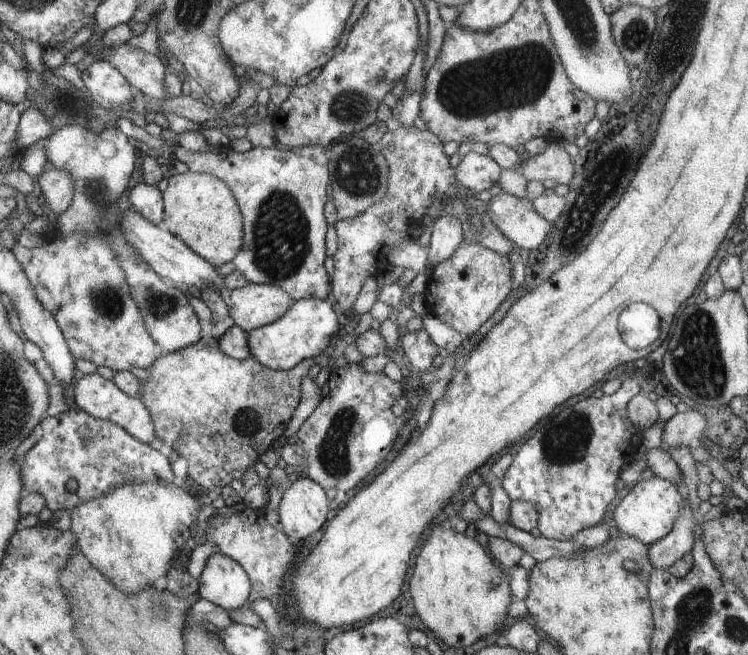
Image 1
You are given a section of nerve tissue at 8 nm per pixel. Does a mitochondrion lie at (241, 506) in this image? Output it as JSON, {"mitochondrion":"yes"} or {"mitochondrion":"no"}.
{"mitochondrion":"no"}

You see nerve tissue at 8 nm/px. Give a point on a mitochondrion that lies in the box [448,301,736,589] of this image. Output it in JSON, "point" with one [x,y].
{"point":[697,362]}

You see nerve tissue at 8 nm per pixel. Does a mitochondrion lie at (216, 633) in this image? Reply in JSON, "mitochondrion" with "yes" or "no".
{"mitochondrion":"no"}

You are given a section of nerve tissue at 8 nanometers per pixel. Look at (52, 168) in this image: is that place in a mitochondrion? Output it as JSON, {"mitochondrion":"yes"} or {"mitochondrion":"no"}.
{"mitochondrion":"no"}

